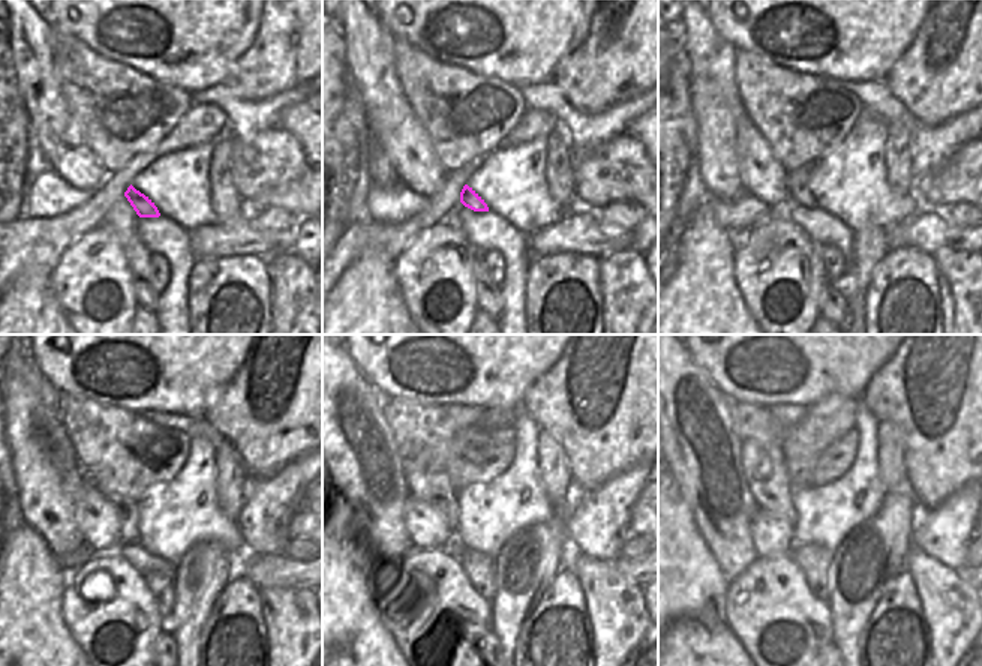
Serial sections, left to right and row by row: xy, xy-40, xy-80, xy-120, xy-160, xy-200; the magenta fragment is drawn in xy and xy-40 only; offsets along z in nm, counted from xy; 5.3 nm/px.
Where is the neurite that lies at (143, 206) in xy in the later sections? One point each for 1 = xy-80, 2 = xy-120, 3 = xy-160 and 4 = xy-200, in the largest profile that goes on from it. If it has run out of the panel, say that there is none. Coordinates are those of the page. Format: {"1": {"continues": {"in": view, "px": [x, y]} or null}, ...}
{"1": {"continues": {"in": "xy-80", "px": [796, 179]}}, "2": {"continues": {"in": "xy-120", "px": [128, 528]}}, "3": {"continues": {"in": "xy-160", "px": [429, 482]}}, "4": {"continues": {"in": "xy-200", "px": [763, 465]}}}

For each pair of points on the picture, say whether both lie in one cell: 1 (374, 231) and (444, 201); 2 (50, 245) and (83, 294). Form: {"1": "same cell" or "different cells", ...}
{"1": "same cell", "2": "different cells"}

